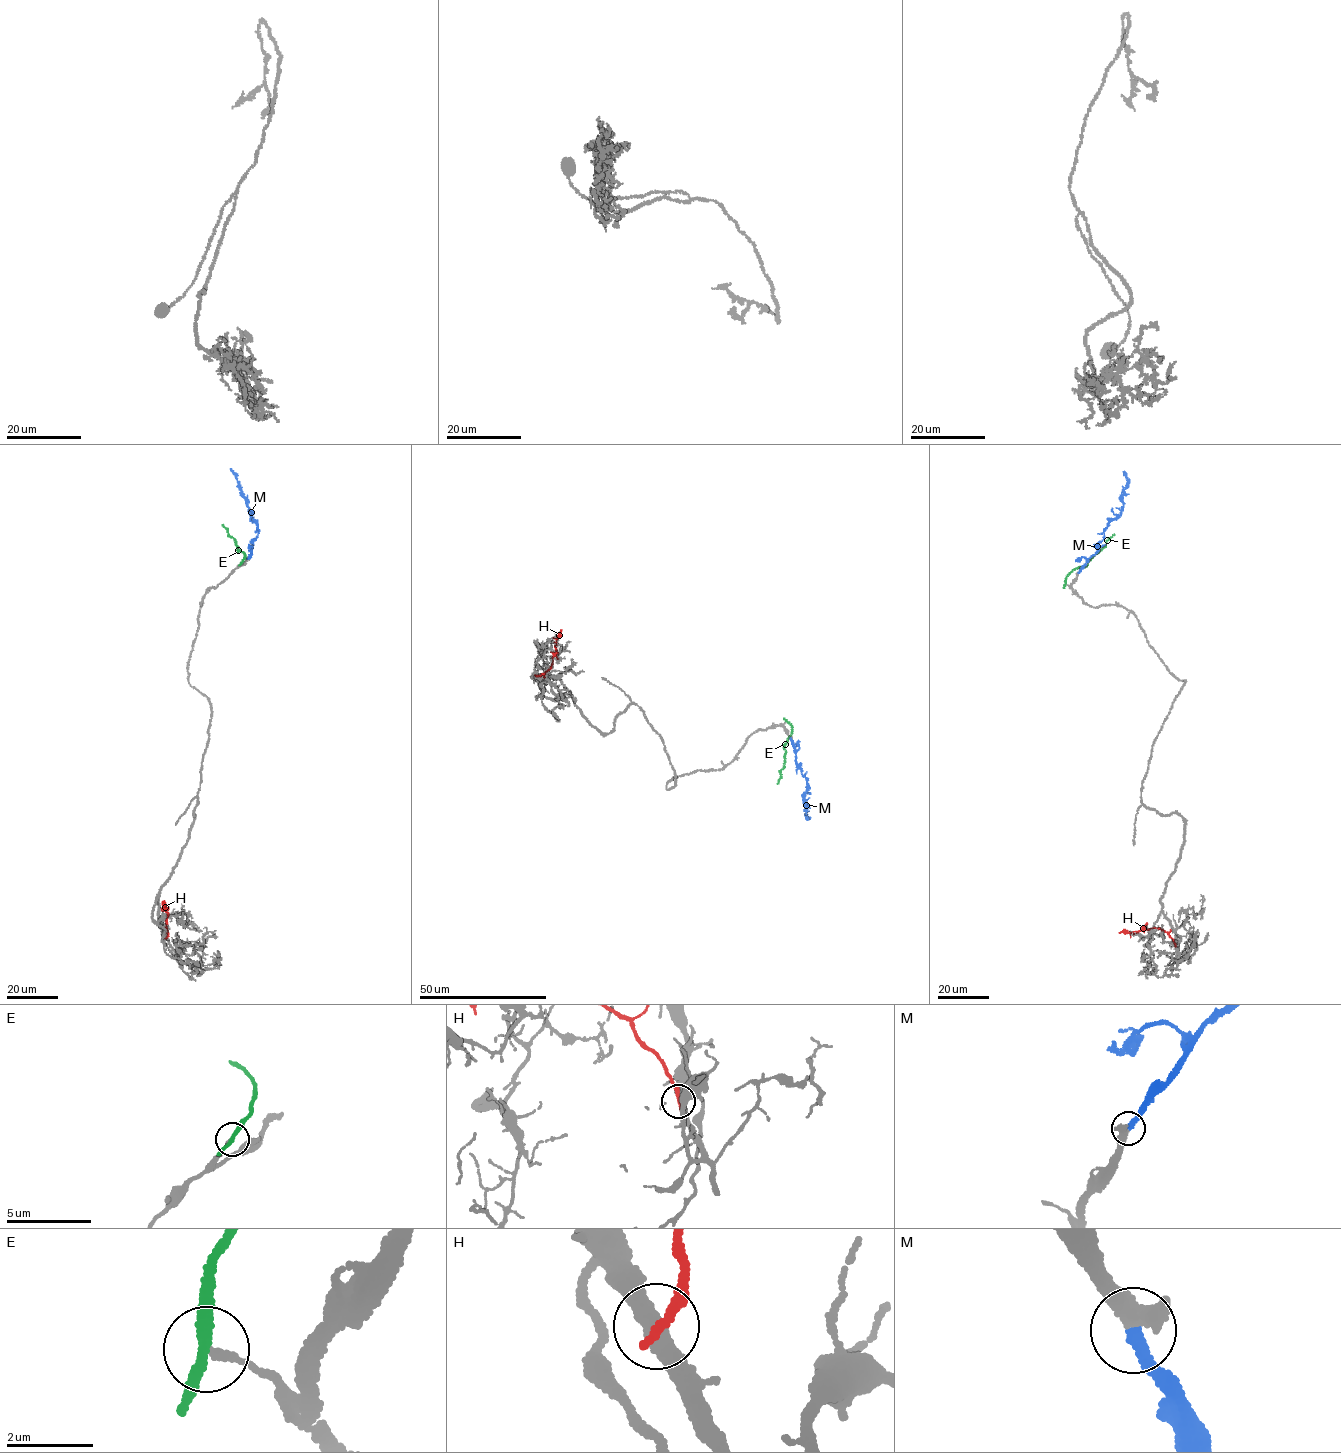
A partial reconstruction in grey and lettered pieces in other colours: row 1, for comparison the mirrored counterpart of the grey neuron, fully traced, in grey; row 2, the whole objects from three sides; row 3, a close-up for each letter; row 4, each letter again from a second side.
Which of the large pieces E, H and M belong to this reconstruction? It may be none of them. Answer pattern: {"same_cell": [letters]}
{"same_cell": ["M"]}

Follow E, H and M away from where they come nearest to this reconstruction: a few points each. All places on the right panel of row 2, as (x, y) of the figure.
E: (1065, 584), (1069, 573), (1086, 566), (1114, 534)
H: (1175, 945), (1167, 933), (1159, 928), (1119, 933)
M: (1078, 573), (1096, 551), (1108, 522), (1121, 514), (1121, 497), (1128, 484), (1124, 471)

